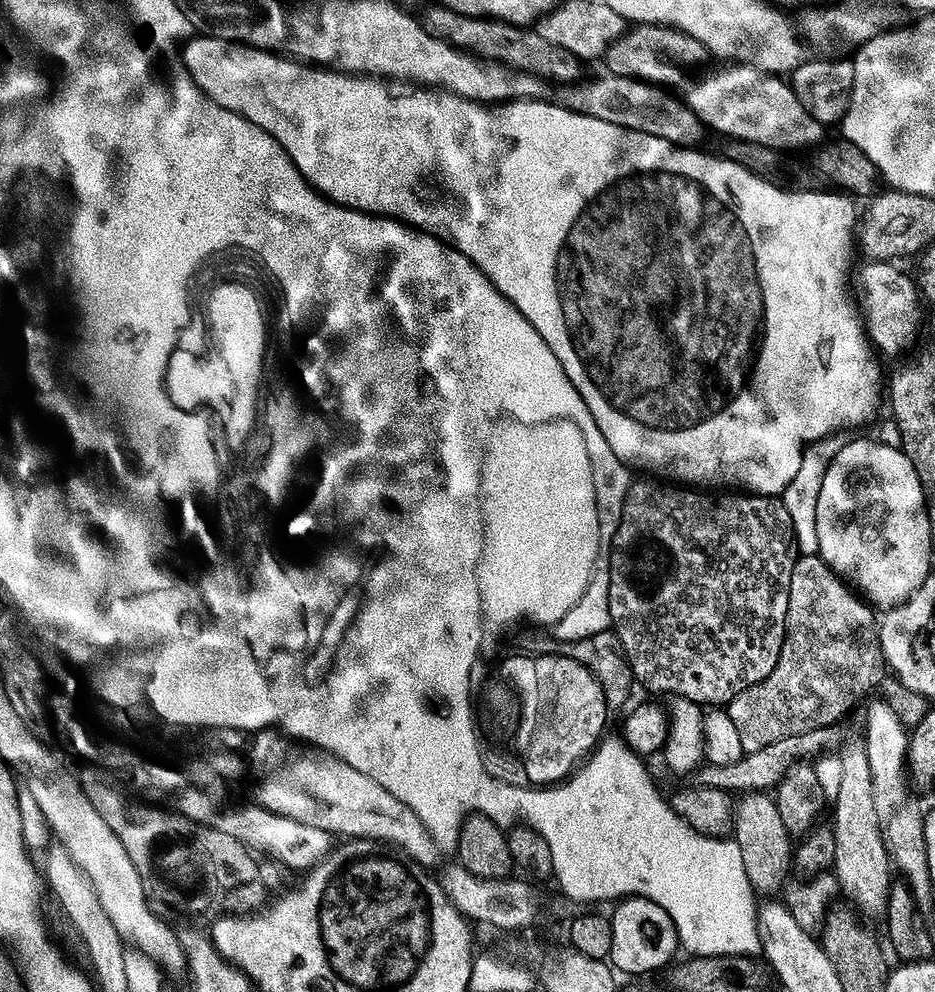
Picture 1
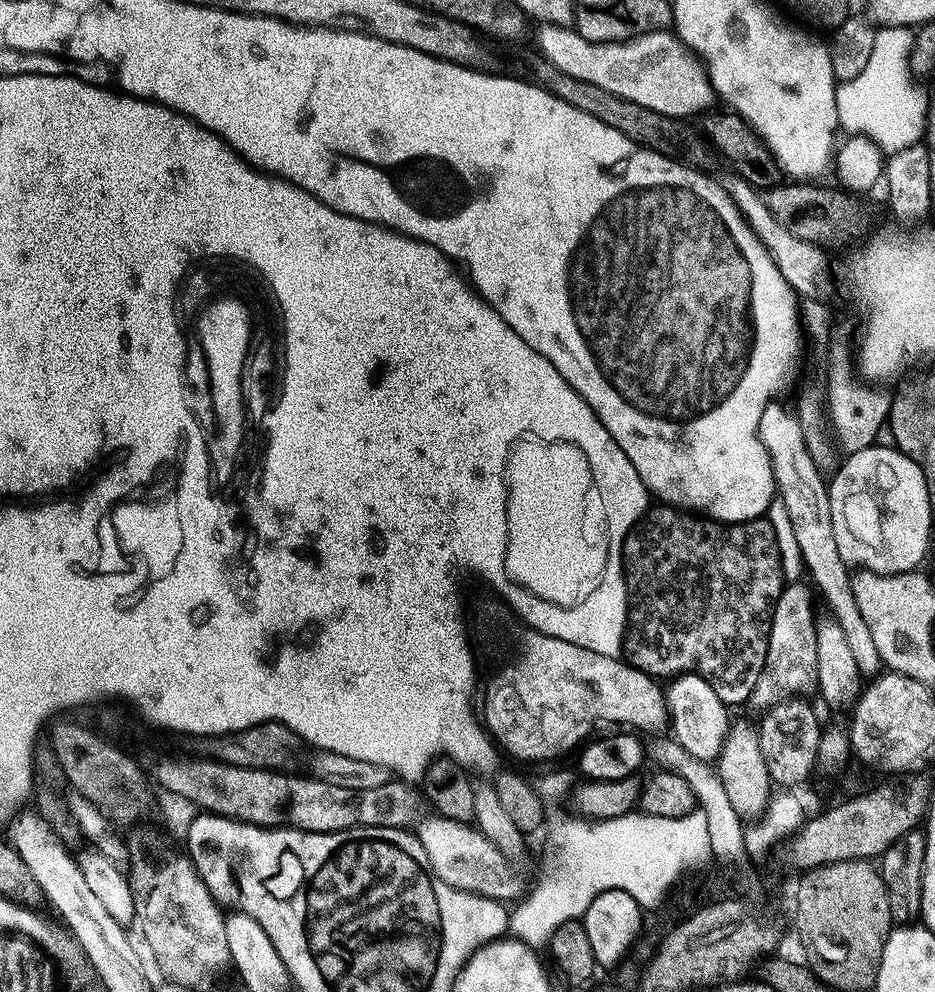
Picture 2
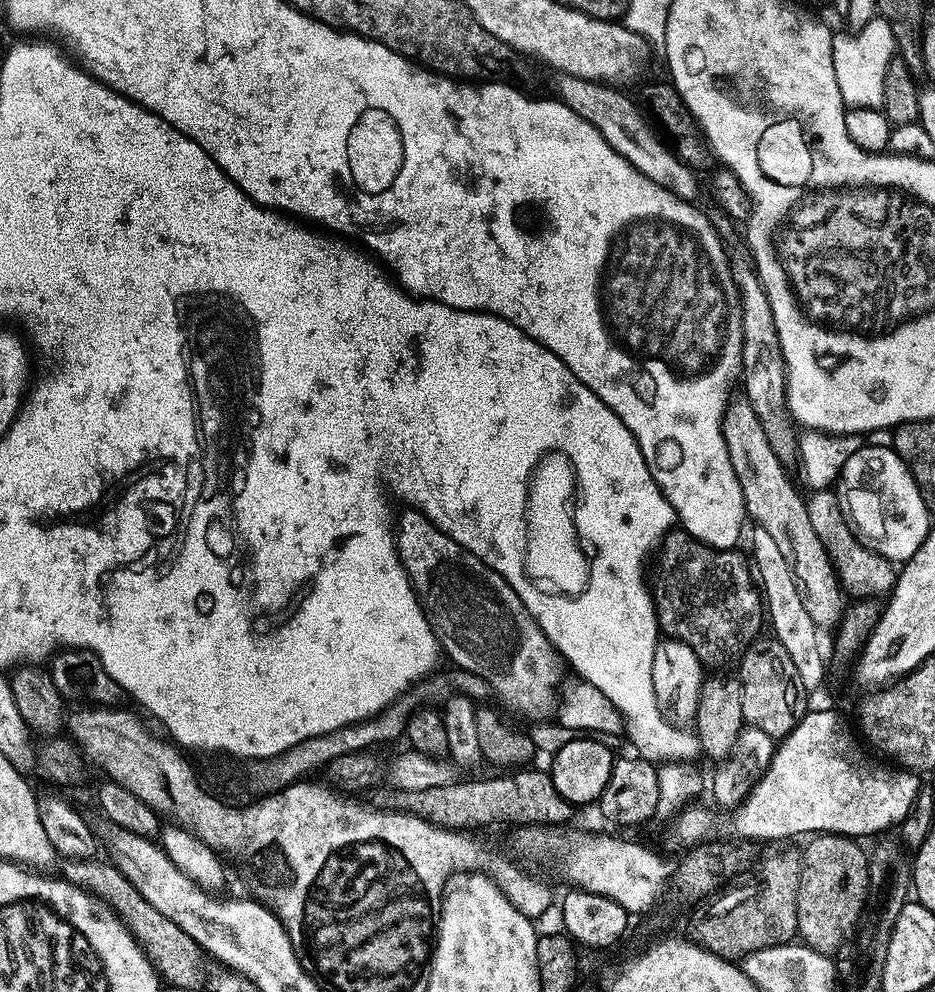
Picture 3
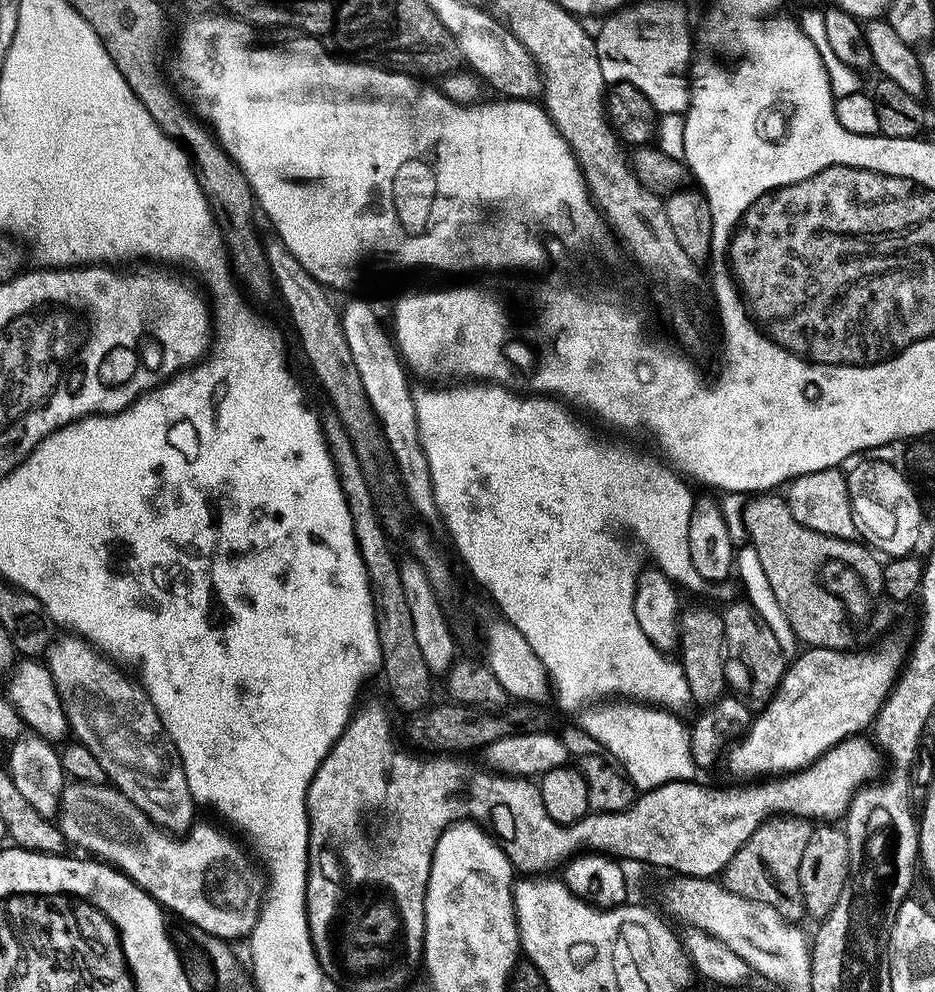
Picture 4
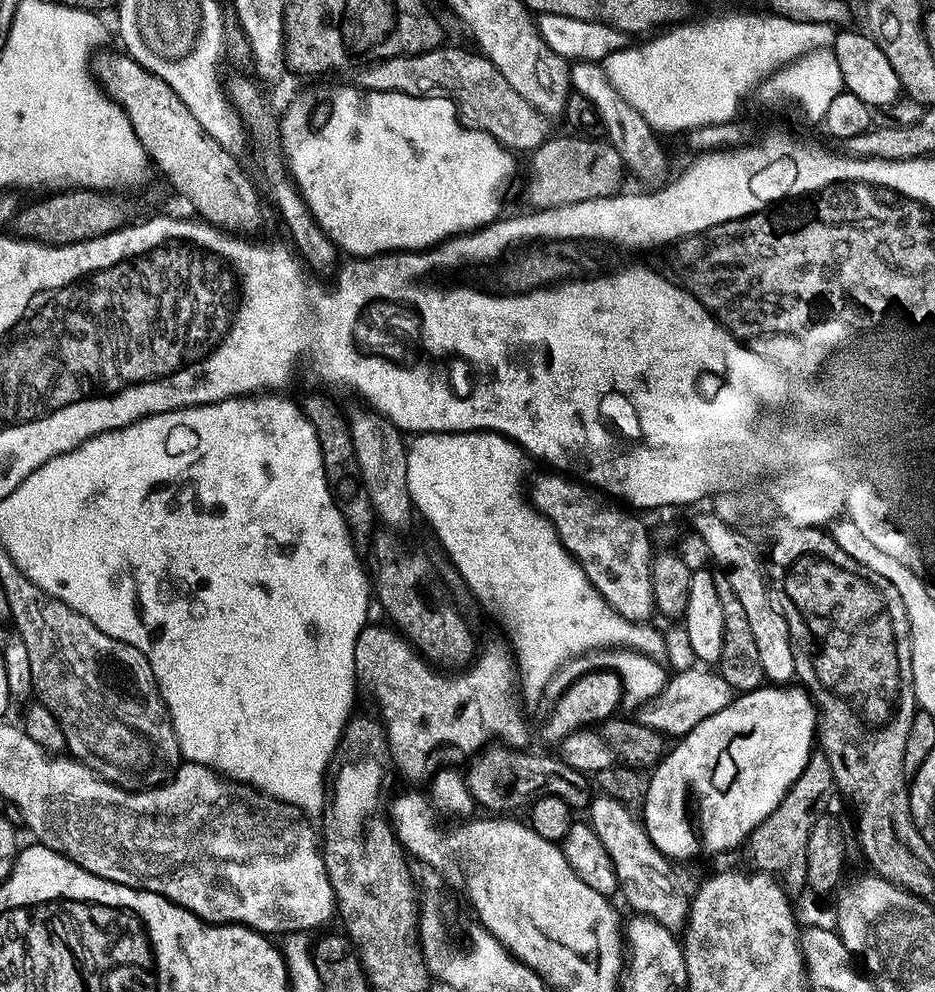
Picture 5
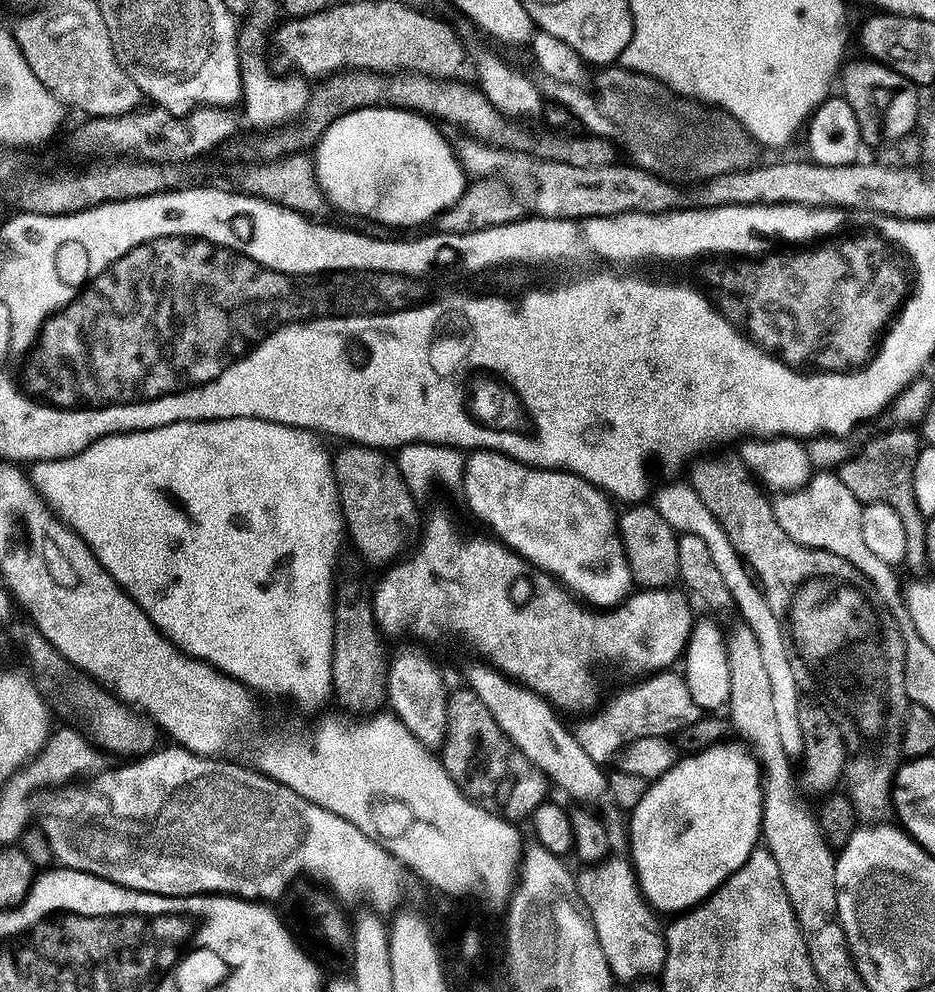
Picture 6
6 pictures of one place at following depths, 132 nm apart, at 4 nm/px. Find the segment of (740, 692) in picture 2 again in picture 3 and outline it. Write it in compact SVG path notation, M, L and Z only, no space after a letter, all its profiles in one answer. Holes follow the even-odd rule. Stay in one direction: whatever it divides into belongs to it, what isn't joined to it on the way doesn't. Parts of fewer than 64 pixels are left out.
M673 530L660 541L655 560L656 573L653 576L651 573L650 591L659 631L665 637L686 642L686 646L690 646L690 650L694 650L700 659L701 665L728 664L731 660L733 663L761 631L762 592L746 556L744 561L740 550L711 548L695 540L688 532Z

